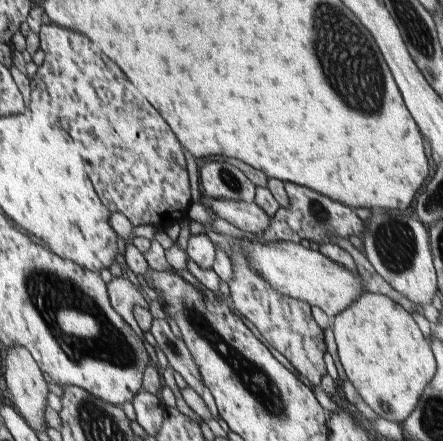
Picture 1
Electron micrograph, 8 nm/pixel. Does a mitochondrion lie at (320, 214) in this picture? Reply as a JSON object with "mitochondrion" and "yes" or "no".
{"mitochondrion":"yes"}

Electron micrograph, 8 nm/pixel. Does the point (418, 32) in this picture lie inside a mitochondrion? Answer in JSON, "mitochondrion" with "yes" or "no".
{"mitochondrion":"yes"}

